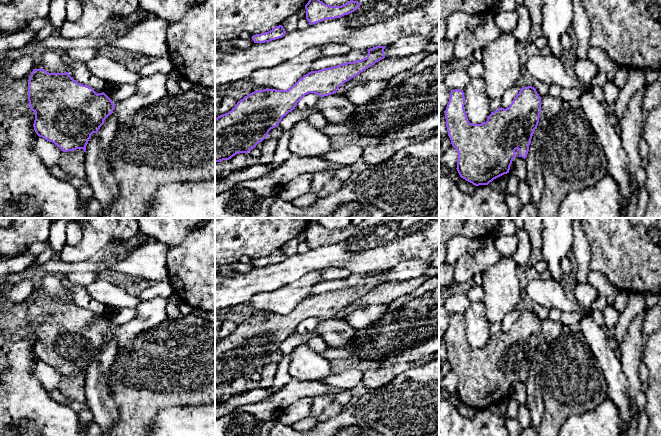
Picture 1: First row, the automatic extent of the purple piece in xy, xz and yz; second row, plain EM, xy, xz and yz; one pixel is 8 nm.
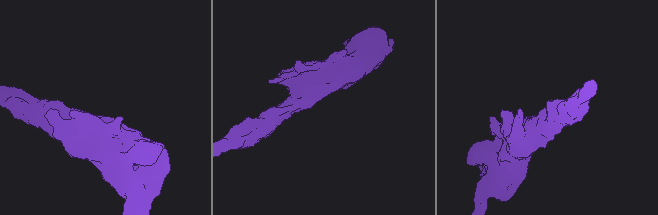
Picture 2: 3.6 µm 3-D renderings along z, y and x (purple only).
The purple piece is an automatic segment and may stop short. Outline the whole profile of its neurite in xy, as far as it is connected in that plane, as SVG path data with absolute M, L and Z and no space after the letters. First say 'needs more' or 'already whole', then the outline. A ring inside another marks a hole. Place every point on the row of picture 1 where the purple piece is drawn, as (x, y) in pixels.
already whole; M42 68L33 69L28 82L28 101L30 110L35 112L34 130L39 137L57 145L63 152L83 149L93 133L97 133L104 124L104 120L112 114L115 104L104 93L96 93L92 87L83 85L74 80L68 72L49 73Z

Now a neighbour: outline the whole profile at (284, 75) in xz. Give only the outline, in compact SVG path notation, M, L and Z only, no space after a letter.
M315 46L273 67L254 70L248 80L258 88L288 90L300 78L311 72L312 62L322 56L322 48Z

